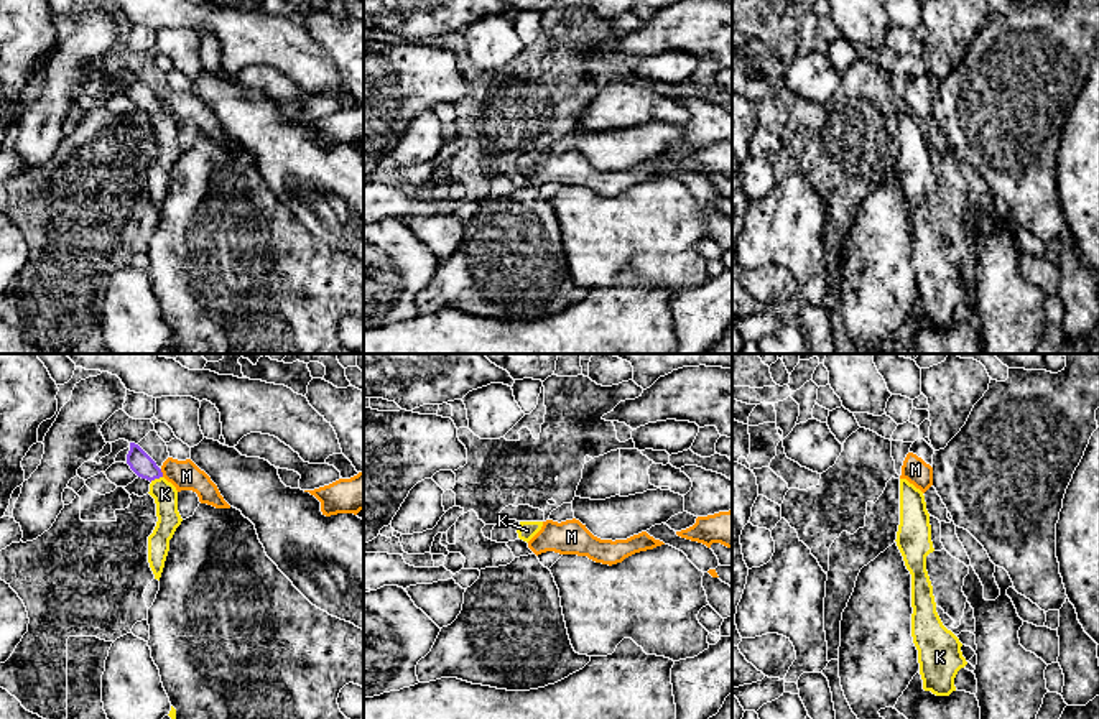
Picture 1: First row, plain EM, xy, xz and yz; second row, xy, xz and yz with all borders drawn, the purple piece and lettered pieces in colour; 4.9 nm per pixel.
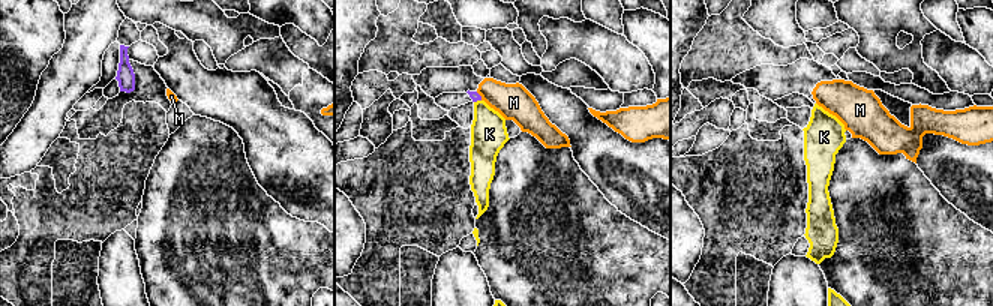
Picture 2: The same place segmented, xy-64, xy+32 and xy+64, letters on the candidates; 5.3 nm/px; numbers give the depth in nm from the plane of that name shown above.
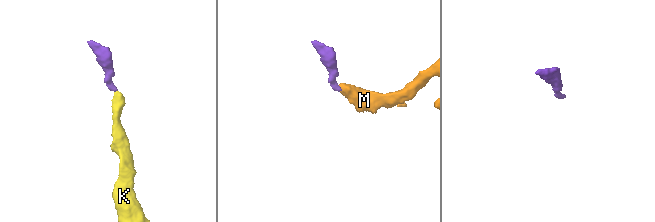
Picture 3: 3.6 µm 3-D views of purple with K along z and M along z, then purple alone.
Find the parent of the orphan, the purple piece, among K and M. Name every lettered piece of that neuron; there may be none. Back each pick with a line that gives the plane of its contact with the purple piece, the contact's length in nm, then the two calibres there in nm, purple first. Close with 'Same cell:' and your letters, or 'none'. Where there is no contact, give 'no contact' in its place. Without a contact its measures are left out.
K: contact in xy; length 70 nm; calibres 110 and 120 nm
Same cell: K

